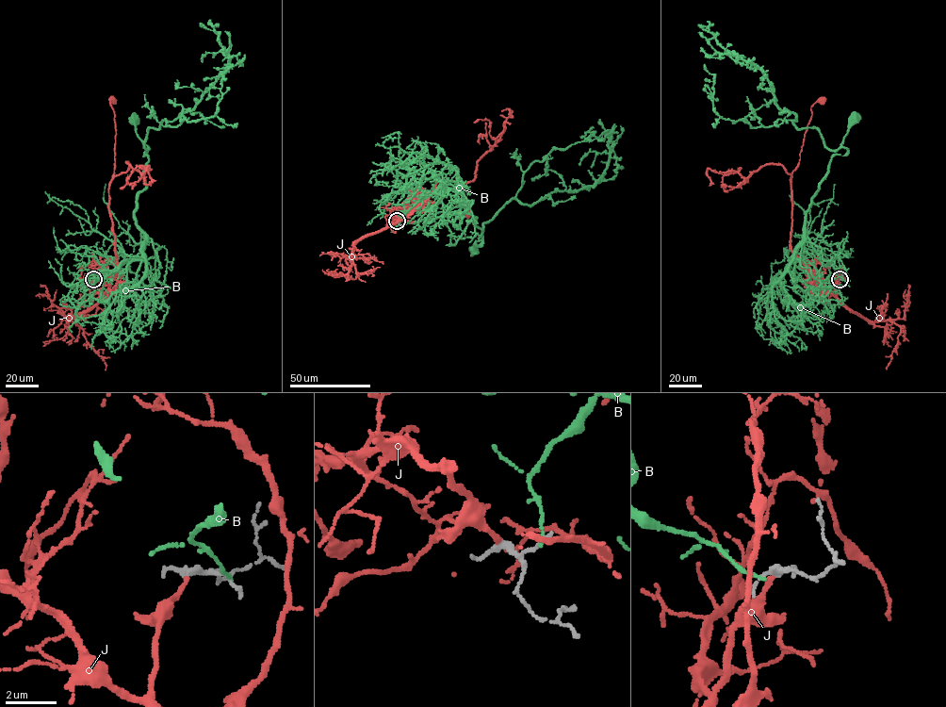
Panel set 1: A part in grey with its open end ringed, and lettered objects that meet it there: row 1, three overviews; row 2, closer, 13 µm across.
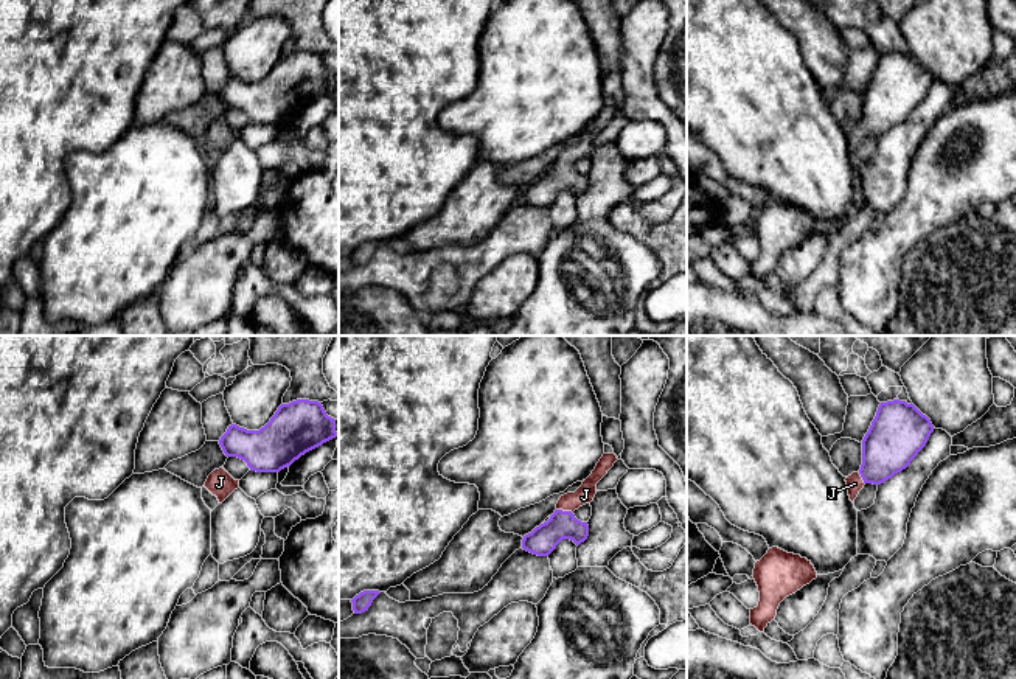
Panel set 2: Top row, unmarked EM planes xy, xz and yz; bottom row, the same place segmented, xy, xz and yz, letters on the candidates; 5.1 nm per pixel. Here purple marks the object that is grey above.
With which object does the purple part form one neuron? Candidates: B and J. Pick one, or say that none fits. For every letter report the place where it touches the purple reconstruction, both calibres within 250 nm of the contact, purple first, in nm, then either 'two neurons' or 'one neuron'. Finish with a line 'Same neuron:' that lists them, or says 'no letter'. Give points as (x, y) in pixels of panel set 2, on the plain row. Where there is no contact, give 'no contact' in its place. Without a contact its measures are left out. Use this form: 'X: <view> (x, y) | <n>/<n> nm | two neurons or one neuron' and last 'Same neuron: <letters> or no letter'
B: no contact | two neurons
J: xz (564, 163) | 150/100 nm | one neuron
Same neuron: J

